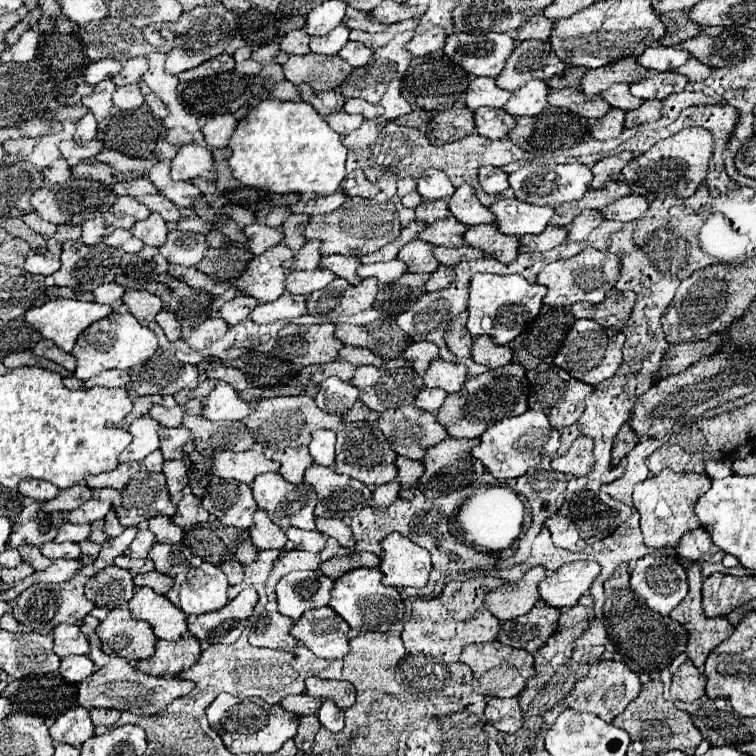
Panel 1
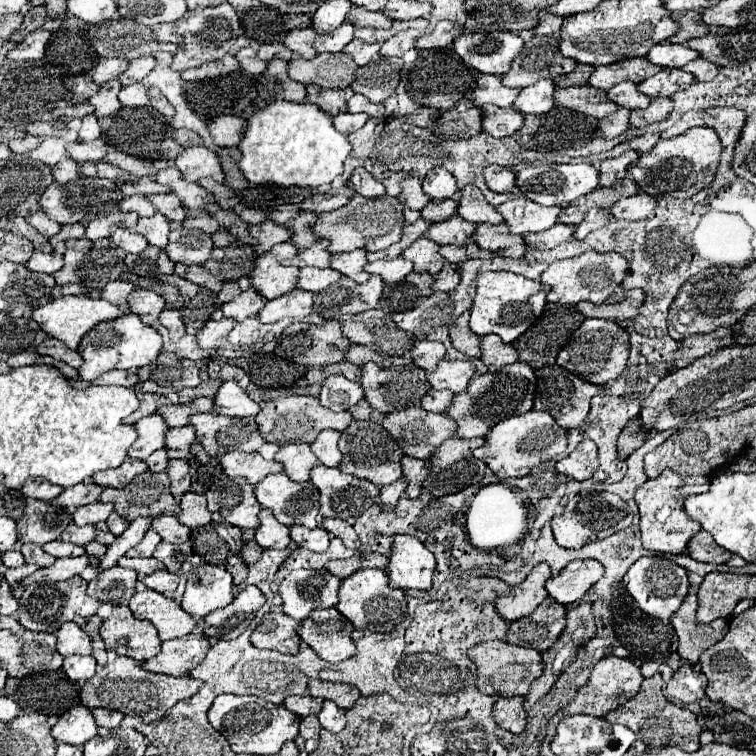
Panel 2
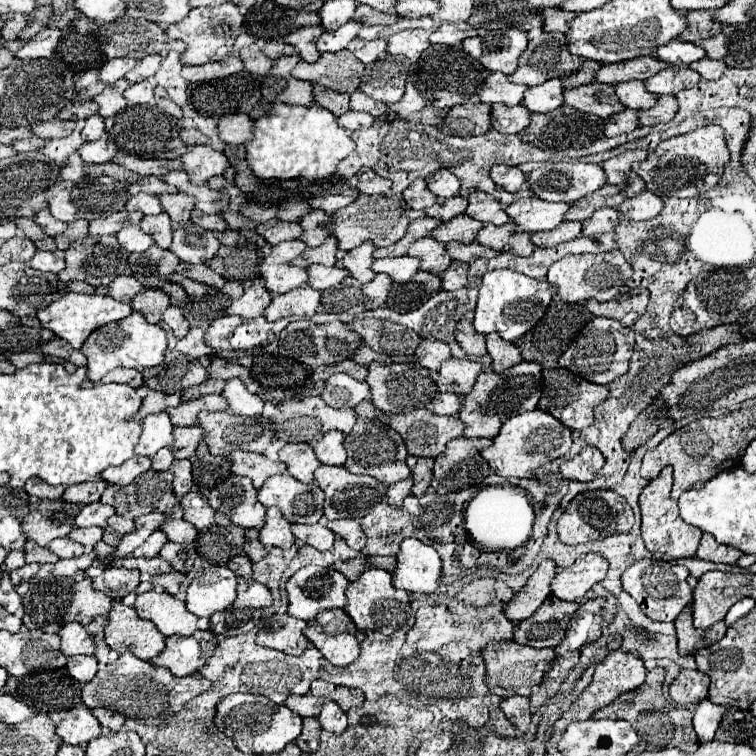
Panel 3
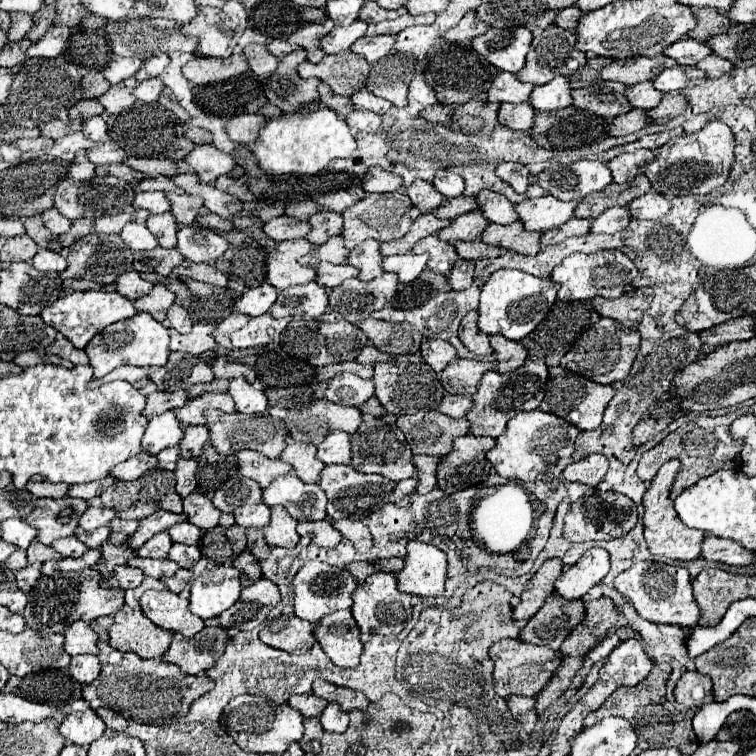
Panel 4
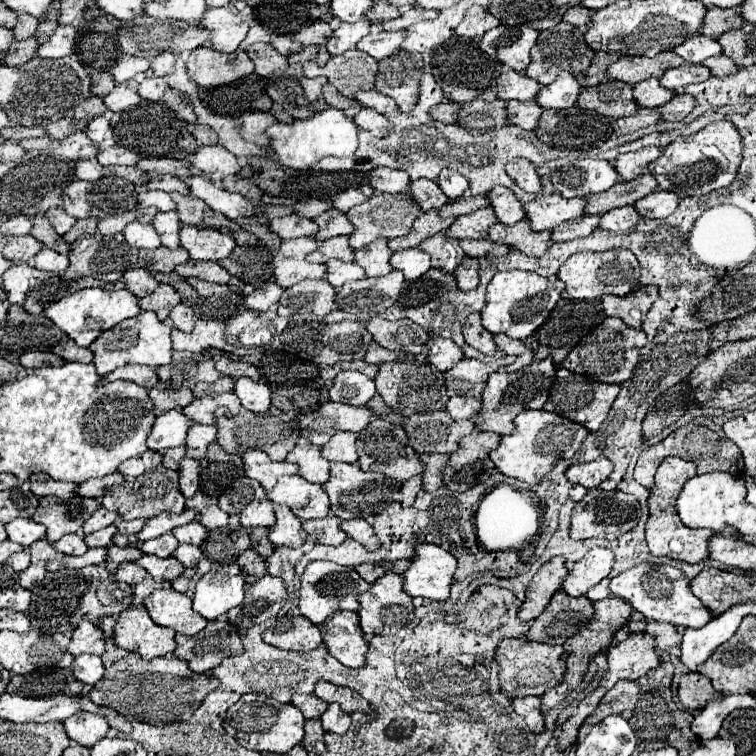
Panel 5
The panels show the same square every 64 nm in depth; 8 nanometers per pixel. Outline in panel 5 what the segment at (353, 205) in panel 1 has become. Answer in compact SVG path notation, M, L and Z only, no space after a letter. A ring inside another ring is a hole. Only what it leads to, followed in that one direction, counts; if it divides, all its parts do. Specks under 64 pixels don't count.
M398 192L398 194L374 194L370 196L366 202L354 206L348 212L350 222L356 226L356 230L350 234L350 246L352 248L362 248L368 246L370 242L374 242L376 238L396 238L396 236L404 236L410 232L414 220L420 214L420 206L414 202L414 198L410 198L408 192Z

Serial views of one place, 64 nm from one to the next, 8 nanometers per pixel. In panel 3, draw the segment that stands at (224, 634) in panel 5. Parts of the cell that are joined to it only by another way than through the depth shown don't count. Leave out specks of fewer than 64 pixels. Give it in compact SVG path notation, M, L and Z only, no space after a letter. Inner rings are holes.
M198 630L192 636L170 636L166 638L166 648L160 656L152 660L156 666L166 666L174 676L196 674L214 654L216 644L222 636L212 630Z

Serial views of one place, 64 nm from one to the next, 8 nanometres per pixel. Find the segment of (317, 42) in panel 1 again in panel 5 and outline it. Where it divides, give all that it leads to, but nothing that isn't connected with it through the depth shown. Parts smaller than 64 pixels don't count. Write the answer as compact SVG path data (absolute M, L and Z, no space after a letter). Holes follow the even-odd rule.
M362 18L362 20L354 22L354 24L346 24L346 22L340 24L334 30L334 34L328 40L328 44L326 44L328 52L330 54L344 54L346 50L356 48L358 40L364 38L366 34L370 34L370 26L372 26L372 22L366 20L366 18Z

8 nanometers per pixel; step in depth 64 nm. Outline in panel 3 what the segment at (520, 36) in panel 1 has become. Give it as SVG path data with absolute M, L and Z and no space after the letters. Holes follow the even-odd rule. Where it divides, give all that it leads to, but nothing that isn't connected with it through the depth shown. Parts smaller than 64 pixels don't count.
M550 8L542 12L544 16L544 30L548 32L566 32L570 30L570 22L574 20L574 12L562 10L562 8Z

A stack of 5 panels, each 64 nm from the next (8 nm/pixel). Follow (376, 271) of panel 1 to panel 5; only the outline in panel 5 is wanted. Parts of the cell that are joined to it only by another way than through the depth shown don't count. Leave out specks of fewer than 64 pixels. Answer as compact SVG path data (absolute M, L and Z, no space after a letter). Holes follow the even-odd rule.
M406 248L406 250L394 252L390 262L394 268L404 272L406 280L416 280L432 268L430 254L426 254L424 250L418 250L418 248Z

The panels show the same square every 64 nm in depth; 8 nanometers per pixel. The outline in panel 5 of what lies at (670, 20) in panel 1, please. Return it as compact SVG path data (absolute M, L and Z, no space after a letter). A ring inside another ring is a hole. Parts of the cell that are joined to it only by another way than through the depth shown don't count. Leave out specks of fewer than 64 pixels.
M708 8L706 12L706 18L704 18L704 26L700 30L700 34L706 34L706 36L720 36L728 30L734 30L734 28L740 28L744 26L746 22L742 20L742 14L740 10L724 10L724 8Z

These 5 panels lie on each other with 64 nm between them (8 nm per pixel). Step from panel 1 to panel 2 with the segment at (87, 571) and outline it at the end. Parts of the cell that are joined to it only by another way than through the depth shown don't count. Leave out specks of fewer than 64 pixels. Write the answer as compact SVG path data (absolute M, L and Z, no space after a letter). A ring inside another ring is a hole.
M136 518L136 520L132 520L130 522L130 528L124 534L120 534L112 546L108 546L108 552L100 560L100 568L102 570L104 568L112 568L120 556L124 556L138 542L142 542L144 534L152 528L150 522L154 522L154 518Z

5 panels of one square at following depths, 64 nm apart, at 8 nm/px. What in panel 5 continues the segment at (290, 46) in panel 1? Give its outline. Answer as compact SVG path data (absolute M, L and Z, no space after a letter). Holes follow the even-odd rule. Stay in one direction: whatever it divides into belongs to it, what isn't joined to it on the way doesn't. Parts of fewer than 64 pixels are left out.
M314 22L314 24L302 28L300 32L296 32L292 38L294 38L296 42L304 44L304 46L316 44L316 46L318 46L316 62L324 66L324 64L330 60L330 54L328 54L328 50L326 50L326 42L328 42L328 38L330 38L332 32L334 32L334 30L330 28L330 24L326 24L326 22Z

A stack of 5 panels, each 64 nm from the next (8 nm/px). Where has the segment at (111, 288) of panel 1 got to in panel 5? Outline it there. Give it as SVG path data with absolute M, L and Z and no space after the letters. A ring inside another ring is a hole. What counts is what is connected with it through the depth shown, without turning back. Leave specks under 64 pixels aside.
M132 268L132 270L128 270L126 274L124 274L124 280L126 280L126 288L128 290L132 290L138 298L142 298L142 296L146 296L146 294L150 294L150 292L154 292L156 290L156 286L160 284L154 276L152 276L152 272L150 270L146 270L146 268Z

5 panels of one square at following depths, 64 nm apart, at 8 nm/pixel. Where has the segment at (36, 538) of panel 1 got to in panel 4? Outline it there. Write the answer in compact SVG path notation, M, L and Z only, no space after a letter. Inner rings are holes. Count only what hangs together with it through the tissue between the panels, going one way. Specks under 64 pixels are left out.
M38 498L34 502L32 514L26 518L34 528L38 528L38 540L42 544L52 544L58 538L72 536L78 528L78 518L86 512L90 504L78 498Z

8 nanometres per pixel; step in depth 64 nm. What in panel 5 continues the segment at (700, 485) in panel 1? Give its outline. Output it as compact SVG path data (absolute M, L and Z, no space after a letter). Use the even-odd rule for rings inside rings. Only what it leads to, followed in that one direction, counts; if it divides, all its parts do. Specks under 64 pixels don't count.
M670 456L658 466L656 484L650 490L650 498L648 498L650 518L646 522L646 542L648 542L652 556L666 556L666 558L682 560L688 564L698 564L698 562L704 562L710 558L710 538L712 536L738 538L738 534L730 534L730 530L726 530L726 534L710 534L710 530L698 530L698 528L682 526L682 520L678 518L674 504L676 504L676 498L682 490L682 484L686 484L692 476L696 476L696 464L690 460Z

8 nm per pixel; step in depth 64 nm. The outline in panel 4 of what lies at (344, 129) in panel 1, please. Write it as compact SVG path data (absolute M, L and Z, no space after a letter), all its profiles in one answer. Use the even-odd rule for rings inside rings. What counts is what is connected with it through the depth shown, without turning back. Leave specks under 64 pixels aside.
M354 110L352 114L348 114L346 122L350 124L350 128L354 132L358 130L364 130L364 132L378 132L380 126L382 126L382 118L374 112L368 112L368 110Z

